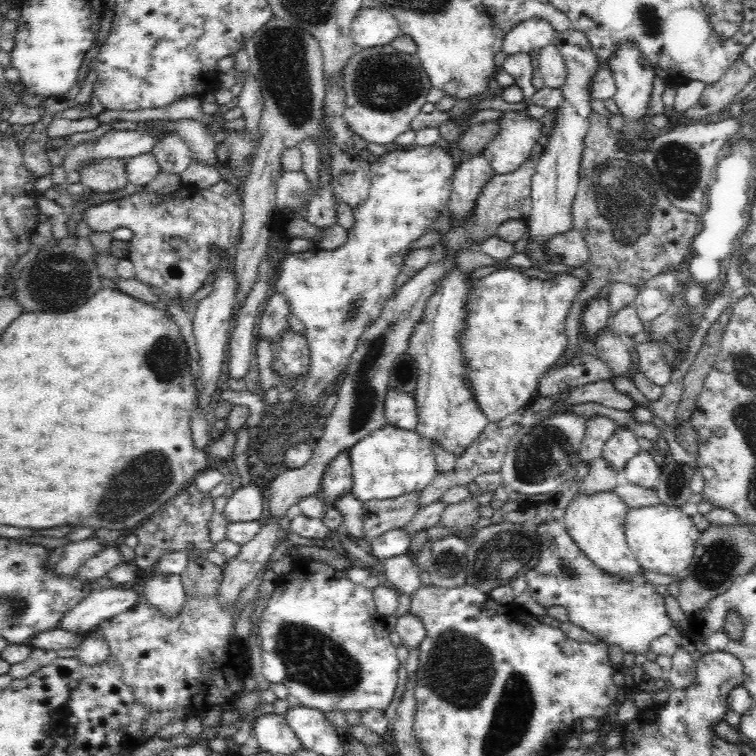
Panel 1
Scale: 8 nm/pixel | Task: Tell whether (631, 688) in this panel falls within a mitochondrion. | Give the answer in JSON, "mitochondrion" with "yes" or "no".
{"mitochondrion":"no"}

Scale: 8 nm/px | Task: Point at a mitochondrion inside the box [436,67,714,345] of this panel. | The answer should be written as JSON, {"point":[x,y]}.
{"point":[623,196]}

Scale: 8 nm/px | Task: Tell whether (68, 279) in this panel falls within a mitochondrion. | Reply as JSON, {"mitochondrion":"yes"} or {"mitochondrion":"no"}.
{"mitochondrion":"yes"}

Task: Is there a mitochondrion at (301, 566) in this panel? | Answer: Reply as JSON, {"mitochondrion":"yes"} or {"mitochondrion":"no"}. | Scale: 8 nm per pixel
{"mitochondrion":"no"}

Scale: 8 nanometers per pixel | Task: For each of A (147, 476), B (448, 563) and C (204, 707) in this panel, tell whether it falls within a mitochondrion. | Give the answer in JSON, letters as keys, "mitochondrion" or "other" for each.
{"A":"mitochondrion","B":"mitochondrion","C":"other"}

